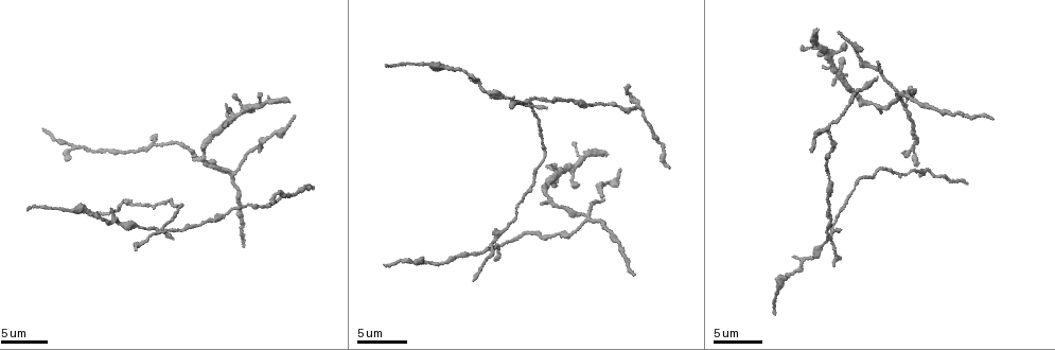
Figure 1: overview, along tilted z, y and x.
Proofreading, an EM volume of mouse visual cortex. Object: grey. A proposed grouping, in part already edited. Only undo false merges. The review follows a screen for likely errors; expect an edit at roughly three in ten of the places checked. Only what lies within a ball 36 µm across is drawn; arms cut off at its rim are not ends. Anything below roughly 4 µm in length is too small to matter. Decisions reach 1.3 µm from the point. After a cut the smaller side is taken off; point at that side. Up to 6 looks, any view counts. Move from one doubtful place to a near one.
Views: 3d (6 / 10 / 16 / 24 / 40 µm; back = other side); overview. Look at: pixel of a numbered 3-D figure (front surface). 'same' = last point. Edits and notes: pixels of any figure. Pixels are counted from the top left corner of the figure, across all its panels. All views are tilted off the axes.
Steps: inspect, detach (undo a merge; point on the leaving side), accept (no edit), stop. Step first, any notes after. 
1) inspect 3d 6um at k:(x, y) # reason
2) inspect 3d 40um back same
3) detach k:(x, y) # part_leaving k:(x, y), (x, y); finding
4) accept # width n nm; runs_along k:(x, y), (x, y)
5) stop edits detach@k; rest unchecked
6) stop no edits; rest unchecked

inspect 3d 16um at 1:(902, 95) # four arms meet

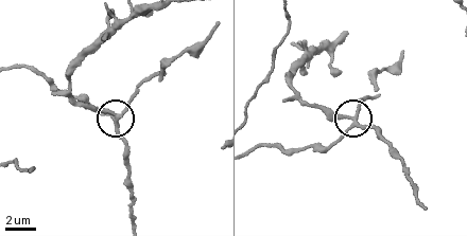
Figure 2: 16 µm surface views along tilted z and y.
inspect 3d 6um at 2:(356, 117)

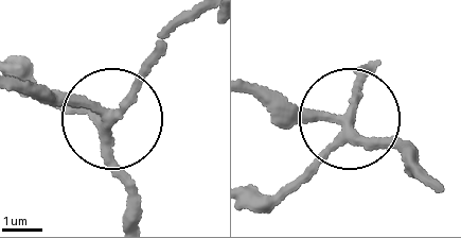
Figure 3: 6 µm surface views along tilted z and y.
accept # one cell here

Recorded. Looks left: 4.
inspect 3d 16um at 1:(865, 104) # sudden change in width

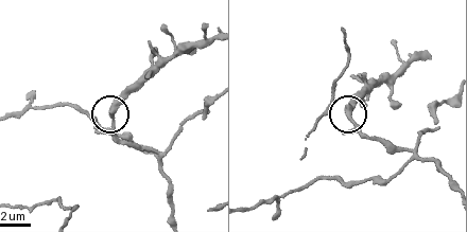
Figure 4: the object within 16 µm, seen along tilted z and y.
detach 4:(130, 91) # part_leaving 4:(116, 106), (177, 56), (210, 41); two cells meet here

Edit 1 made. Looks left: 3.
inspect 3d 16um at 1:(528, 232) # calibre changes

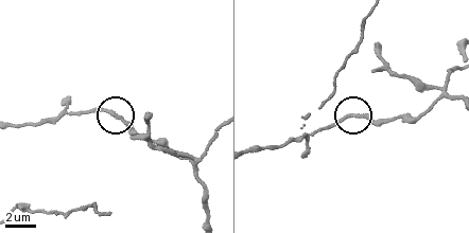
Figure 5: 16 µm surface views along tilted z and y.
accept # continuous, no second cell

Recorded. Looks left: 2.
stop edits detach@4; rest unchecked

